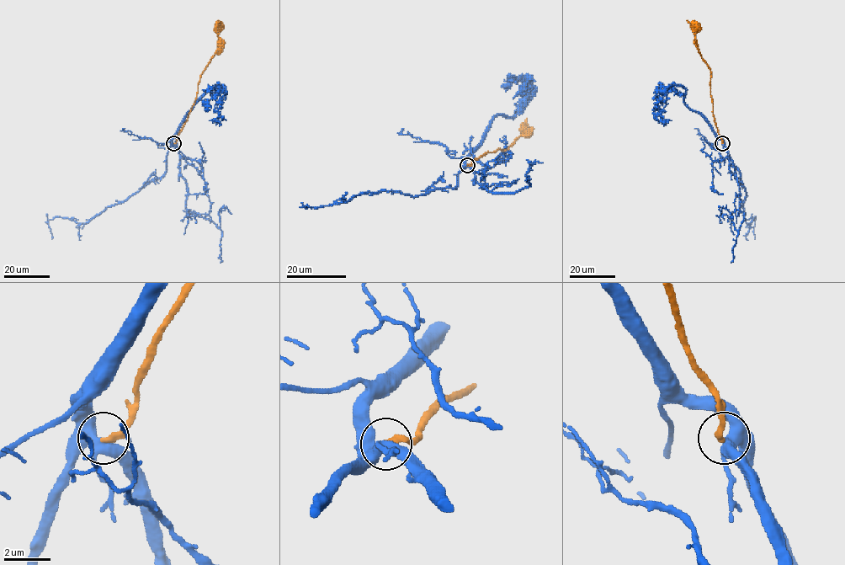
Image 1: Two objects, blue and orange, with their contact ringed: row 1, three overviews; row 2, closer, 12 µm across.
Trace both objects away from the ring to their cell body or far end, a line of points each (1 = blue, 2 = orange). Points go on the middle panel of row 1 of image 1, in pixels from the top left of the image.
1: (467, 165), (459, 173), (454, 188), (414, 196), (400, 192), (361, 193), (346, 201), (303, 206), (309, 207)
2: (467, 165), (487, 151), (504, 151), (525, 128), (525, 130)

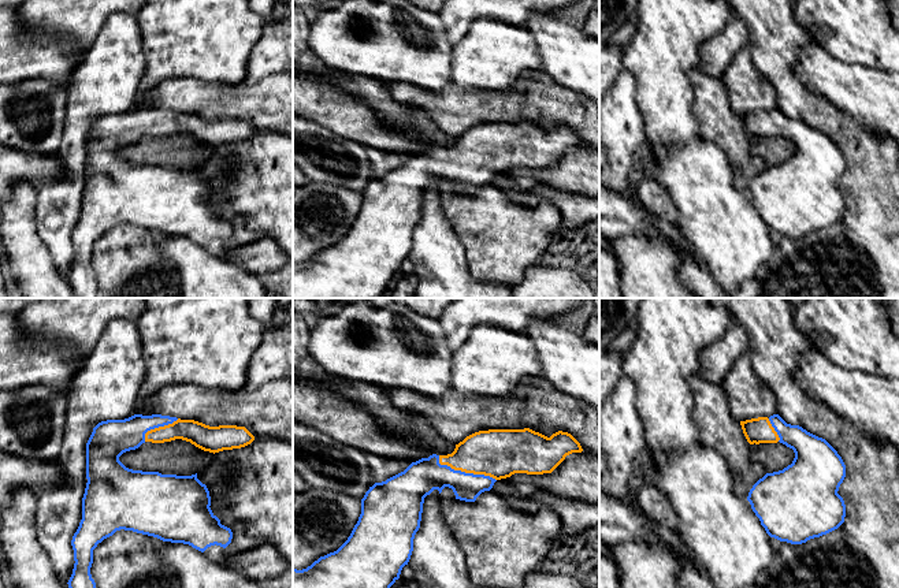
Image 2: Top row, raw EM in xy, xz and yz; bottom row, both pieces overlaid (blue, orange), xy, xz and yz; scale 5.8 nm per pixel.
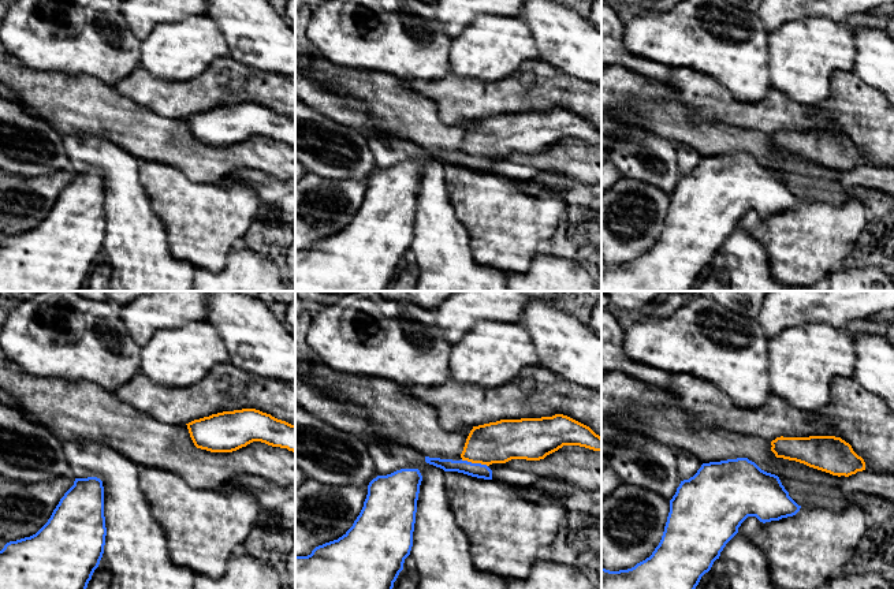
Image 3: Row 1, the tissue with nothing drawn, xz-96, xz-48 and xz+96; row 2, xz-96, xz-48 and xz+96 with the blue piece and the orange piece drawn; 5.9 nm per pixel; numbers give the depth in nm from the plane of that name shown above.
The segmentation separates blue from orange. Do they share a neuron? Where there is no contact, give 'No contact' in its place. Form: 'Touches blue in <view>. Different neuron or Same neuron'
Touches blue in xz. Same neuron

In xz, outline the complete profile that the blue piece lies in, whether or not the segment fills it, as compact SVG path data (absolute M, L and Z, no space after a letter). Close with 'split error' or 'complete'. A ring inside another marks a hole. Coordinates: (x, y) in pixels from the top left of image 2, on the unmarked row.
M488 123L467 130L452 148L421 152L404 165L375 176L361 193L361 208L348 234L334 246L320 250L302 264L293 263L293 298L386 298L390 280L408 258L413 232L420 222L424 191L434 183L453 183L456 193L475 196L497 174L514 167L551 167L566 149L582 146L568 126L550 131L524 123Z; split error

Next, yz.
M773 108L769 112L758 111L740 115L740 119L750 138L780 135L795 146L795 152L791 159L783 164L766 167L748 186L747 194L766 227L780 235L802 238L810 232L820 231L837 223L844 216L846 211L844 194L837 187L839 181L846 171L846 159L837 145L825 133L807 126L799 119L787 118L779 108Z; split error

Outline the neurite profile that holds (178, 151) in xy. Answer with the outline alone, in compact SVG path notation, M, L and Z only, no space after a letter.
M175 133L164 137L145 135L138 142L123 146L119 155L133 164L192 170L204 163L212 152L213 146Z

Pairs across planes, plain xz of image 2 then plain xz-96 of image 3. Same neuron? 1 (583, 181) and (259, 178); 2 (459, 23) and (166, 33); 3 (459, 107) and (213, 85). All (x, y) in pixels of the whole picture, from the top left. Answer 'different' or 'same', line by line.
1: different
2: different
3: same

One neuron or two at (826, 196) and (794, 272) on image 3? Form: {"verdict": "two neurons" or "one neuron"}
{"verdict": "two neurons"}

